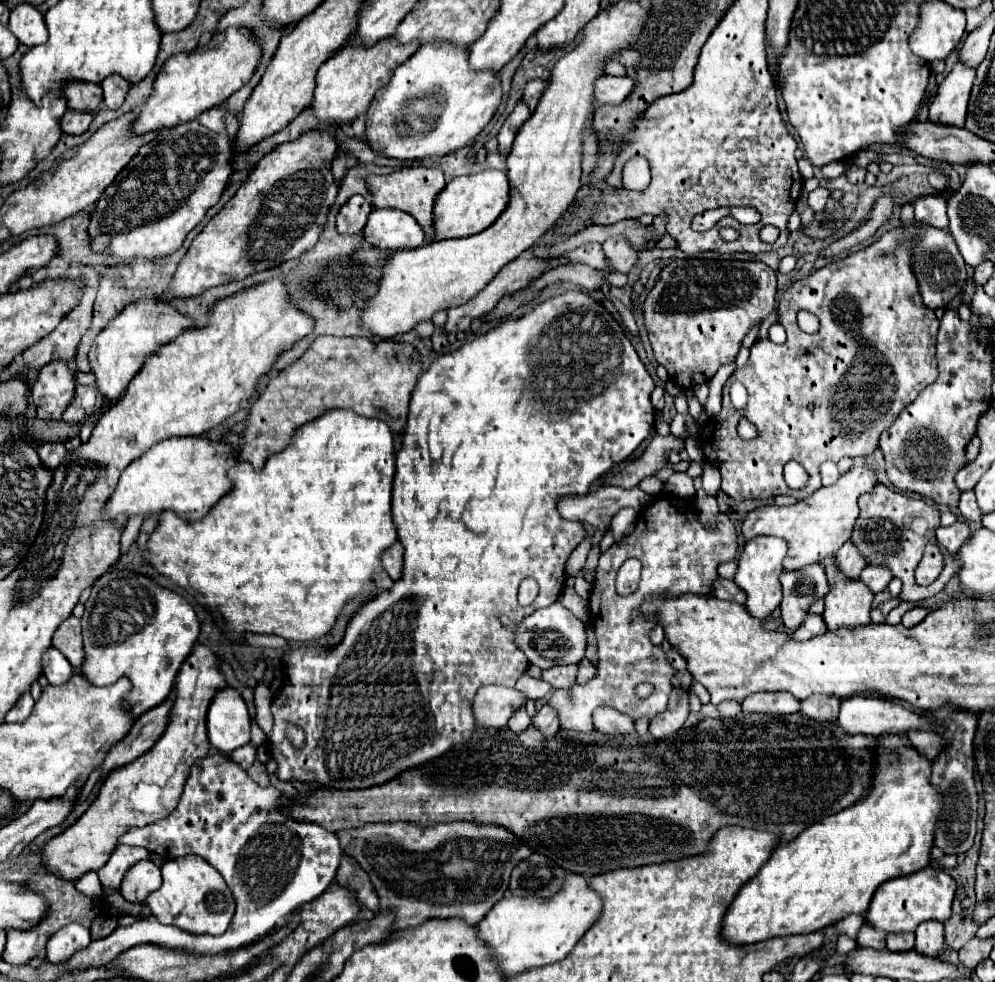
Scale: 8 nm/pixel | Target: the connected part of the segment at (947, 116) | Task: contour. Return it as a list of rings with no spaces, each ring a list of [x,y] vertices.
[[[957,61],[945,81],[939,85],[937,97],[929,107],[929,121],[961,127],[965,123],[969,91],[975,77],[975,67],[967,67],[967,63]]]

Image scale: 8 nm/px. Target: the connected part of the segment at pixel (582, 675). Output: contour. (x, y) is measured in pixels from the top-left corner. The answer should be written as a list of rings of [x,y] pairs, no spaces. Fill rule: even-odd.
[[[584,658],[578,664],[578,674],[576,677],[576,682],[579,684],[587,683],[595,676],[596,668],[592,665],[592,663]]]

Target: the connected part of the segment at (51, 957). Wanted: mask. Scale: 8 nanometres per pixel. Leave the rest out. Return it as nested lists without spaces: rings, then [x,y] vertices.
[[[69,923],[51,935],[47,941],[47,961],[61,963],[79,949],[85,949],[91,943],[91,933],[79,923]]]

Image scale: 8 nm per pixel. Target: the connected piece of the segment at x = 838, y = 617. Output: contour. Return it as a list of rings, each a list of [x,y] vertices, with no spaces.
[[[833,557],[825,561],[825,573],[829,581],[829,593],[823,597],[825,613],[823,619],[829,631],[857,629],[871,623],[873,593],[857,579],[847,579],[833,565]]]

